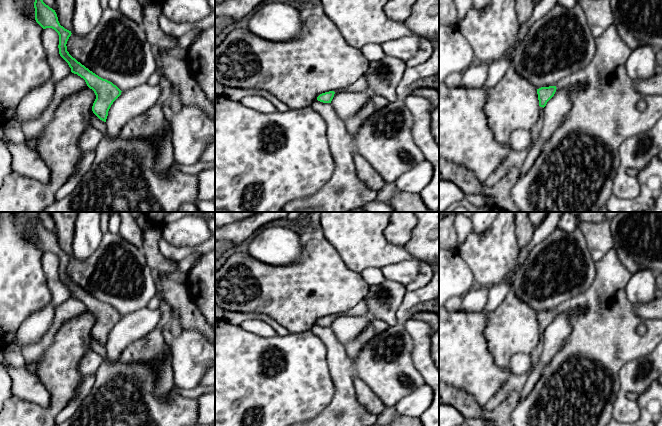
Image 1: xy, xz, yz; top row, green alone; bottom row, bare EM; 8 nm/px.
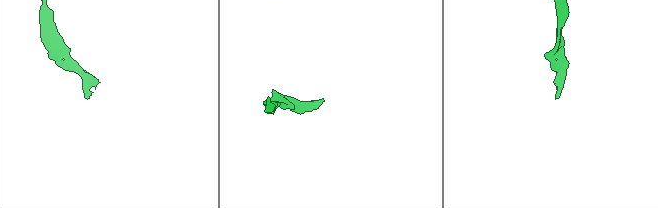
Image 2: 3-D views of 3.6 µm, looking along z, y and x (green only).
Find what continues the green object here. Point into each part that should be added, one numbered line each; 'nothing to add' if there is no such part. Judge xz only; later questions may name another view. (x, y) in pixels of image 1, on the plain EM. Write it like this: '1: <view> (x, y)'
1: xz (361, 309)

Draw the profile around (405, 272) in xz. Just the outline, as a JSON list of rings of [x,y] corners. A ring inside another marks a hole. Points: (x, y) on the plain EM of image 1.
[[[410,259],[382,268],[386,279],[395,280],[404,285],[411,283],[419,273],[421,261]]]

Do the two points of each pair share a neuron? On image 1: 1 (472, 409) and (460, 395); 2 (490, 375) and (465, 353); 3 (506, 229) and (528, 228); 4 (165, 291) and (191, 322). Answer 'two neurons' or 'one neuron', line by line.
1: one neuron
2: one neuron
3: two neurons
4: one neuron

